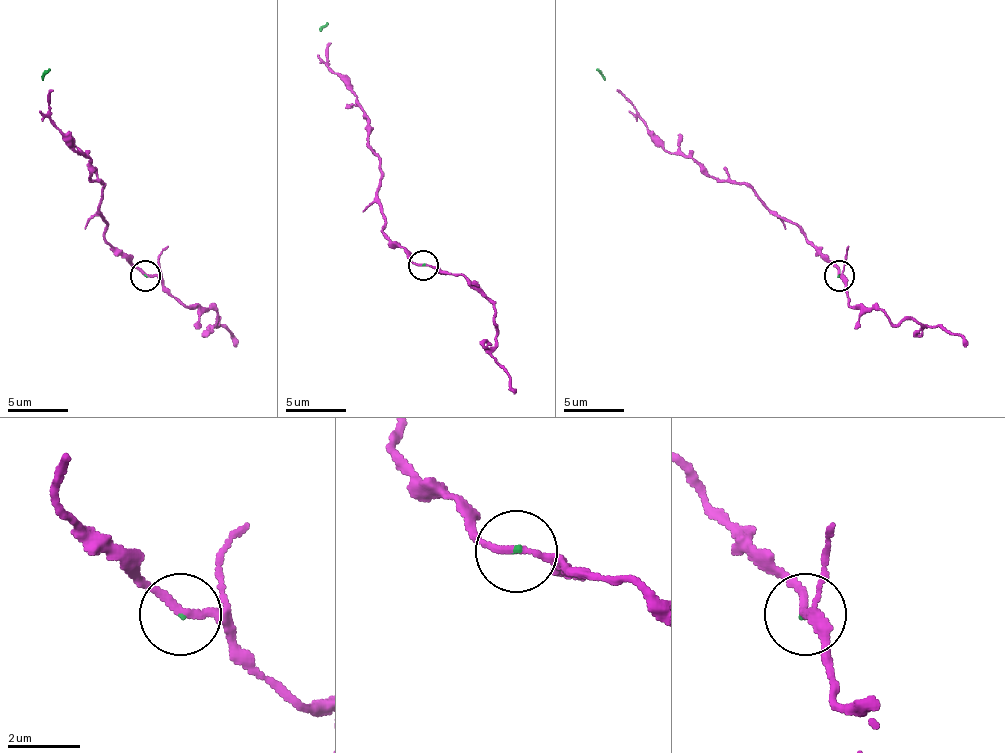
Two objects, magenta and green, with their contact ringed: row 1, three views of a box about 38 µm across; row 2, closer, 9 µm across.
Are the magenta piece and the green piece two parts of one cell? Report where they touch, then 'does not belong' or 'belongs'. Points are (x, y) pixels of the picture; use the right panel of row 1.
place (839, 276); belongs

